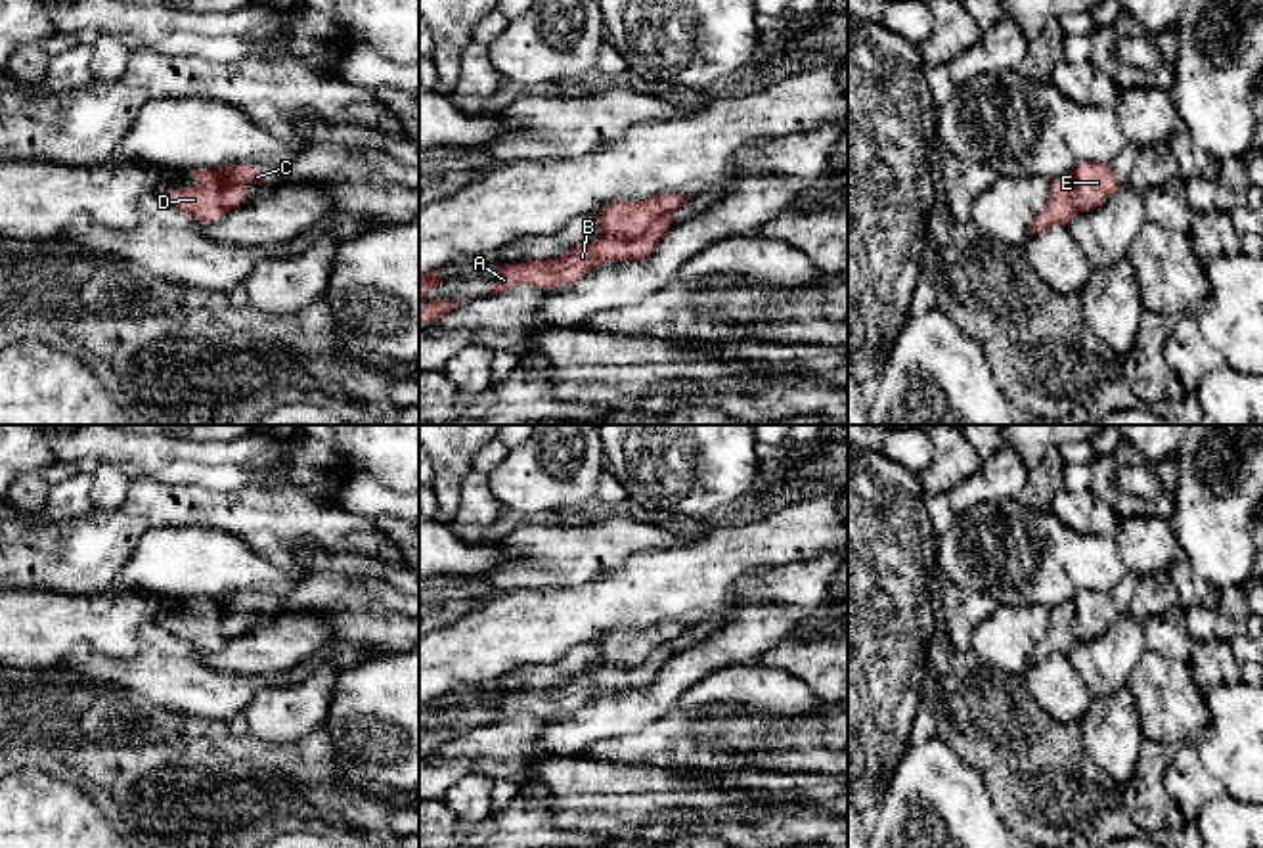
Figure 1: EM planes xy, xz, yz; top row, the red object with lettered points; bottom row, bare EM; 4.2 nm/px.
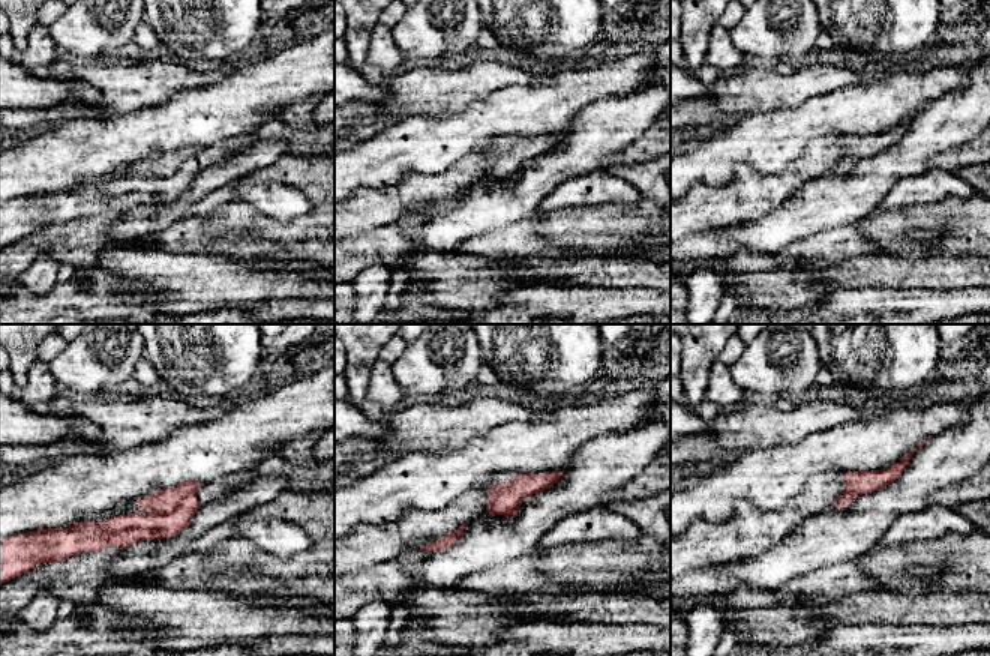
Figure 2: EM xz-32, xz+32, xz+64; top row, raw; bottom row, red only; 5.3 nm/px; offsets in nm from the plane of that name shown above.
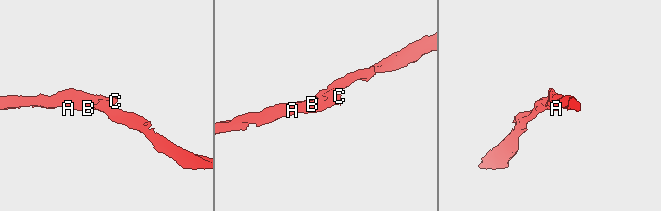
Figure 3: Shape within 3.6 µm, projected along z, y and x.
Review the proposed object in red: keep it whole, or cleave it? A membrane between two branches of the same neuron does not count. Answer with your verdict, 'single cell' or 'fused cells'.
fused cells

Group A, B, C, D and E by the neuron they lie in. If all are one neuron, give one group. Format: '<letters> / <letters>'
A B C E / D

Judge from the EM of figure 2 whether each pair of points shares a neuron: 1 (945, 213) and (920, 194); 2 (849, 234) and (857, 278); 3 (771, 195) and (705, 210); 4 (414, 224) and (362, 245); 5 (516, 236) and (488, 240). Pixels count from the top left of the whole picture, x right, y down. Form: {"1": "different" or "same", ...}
{"1": "different", "2": "different", "3": "same", "4": "same", "5": "same"}

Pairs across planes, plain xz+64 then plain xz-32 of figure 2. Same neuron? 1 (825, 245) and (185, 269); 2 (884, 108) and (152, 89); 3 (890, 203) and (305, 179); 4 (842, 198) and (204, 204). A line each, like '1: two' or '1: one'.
1: two
2: two
3: two
4: two

